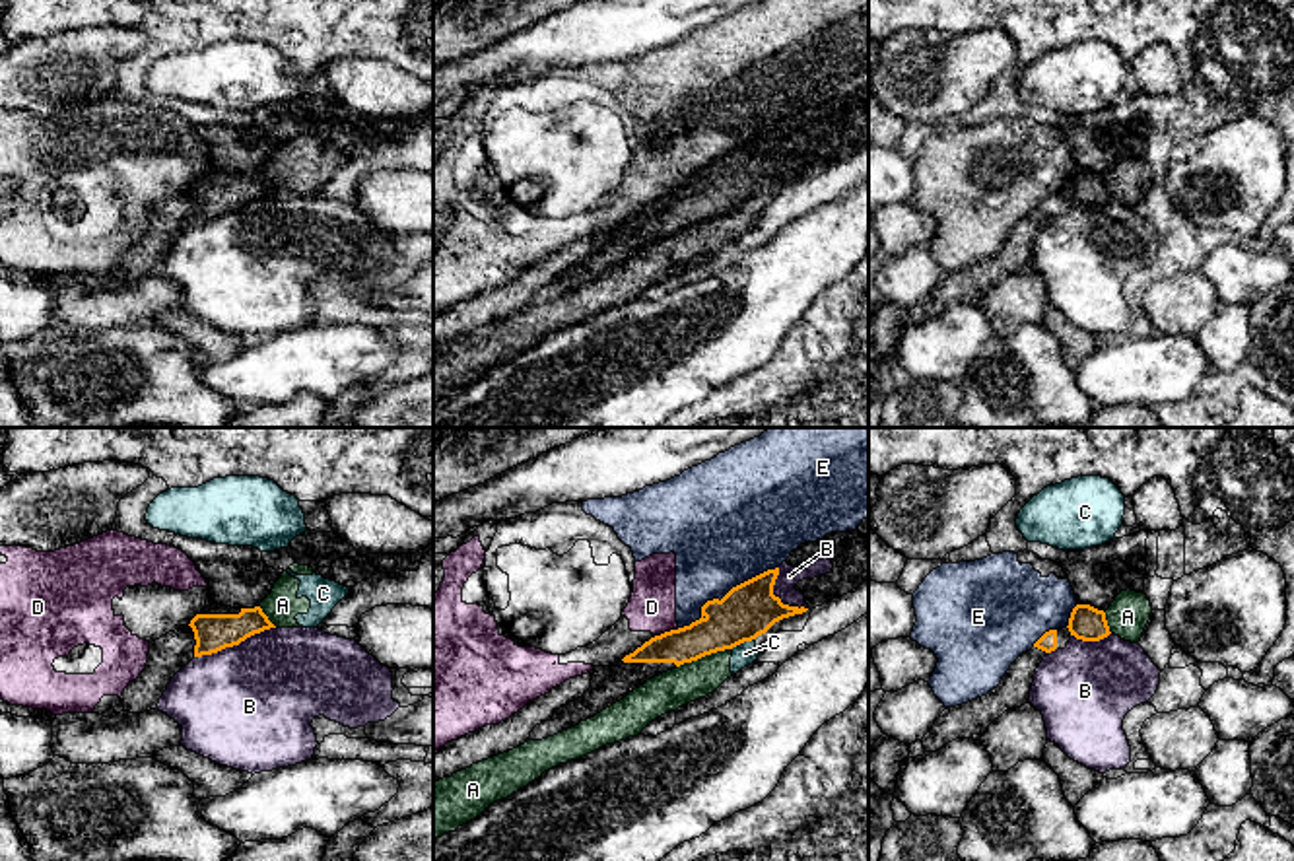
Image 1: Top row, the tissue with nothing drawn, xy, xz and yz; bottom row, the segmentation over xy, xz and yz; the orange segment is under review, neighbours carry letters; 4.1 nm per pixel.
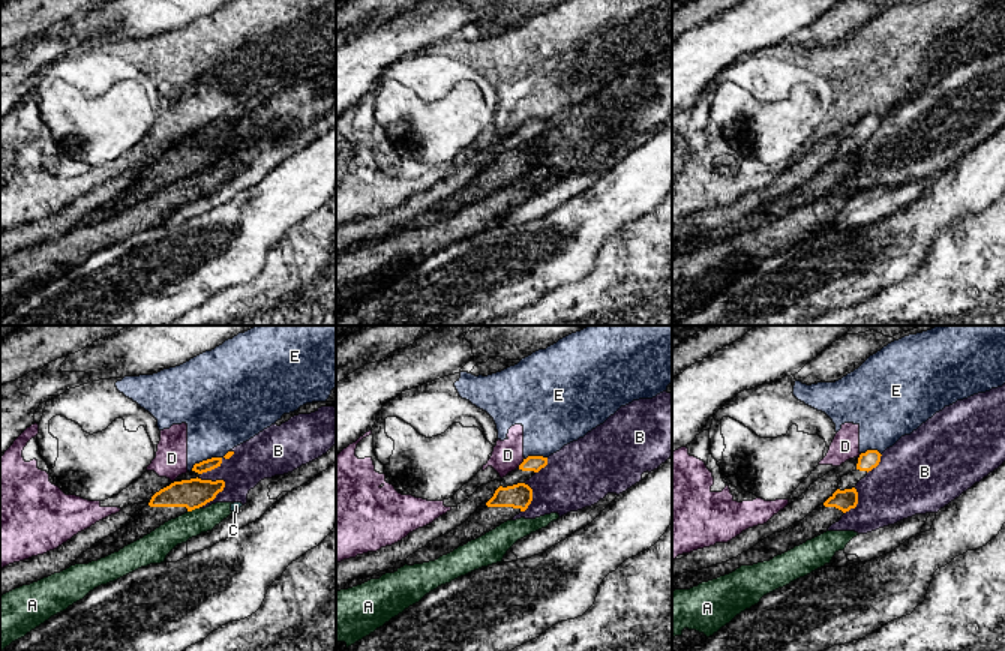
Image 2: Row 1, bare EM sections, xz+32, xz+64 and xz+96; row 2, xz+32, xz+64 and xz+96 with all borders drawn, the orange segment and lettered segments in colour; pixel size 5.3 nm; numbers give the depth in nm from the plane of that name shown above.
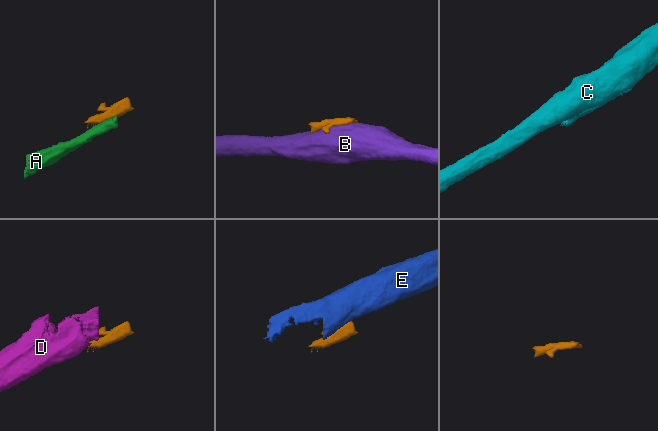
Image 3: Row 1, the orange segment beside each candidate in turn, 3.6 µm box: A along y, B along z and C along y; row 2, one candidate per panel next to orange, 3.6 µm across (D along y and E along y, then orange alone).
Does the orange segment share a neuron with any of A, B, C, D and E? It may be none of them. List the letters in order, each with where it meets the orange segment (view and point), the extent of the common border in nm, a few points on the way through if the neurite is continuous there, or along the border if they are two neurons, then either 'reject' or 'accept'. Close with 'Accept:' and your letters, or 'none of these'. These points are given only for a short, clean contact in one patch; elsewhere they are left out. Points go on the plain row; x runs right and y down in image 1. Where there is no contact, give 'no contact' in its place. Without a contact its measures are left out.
A: contact xz (704, 220); length 240 nm; border xz (731, 212), (706, 218), (677, 232); reject
B: contact xy (234, 208); length 360 nm; reject
C: contact xz (741, 206); length 100 nm; border xz (752, 203), (731, 212); reject
D: contact xz (667, 197); length 110 nm; border xz (679, 193), (655, 201); reject
E: contact xz (725, 160); length 480 nm; reject
Accept: none of these

